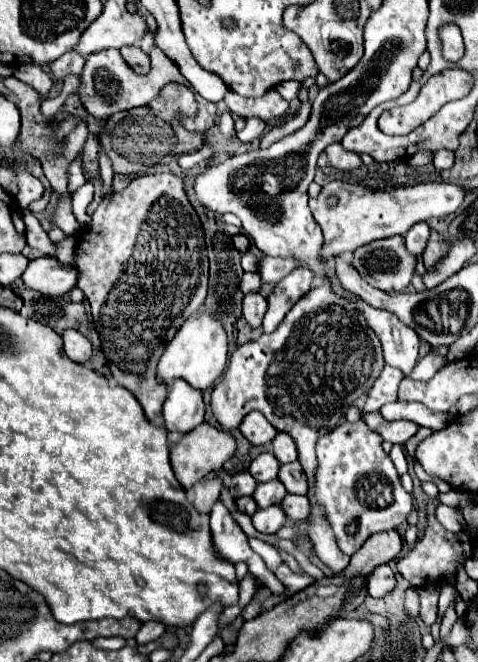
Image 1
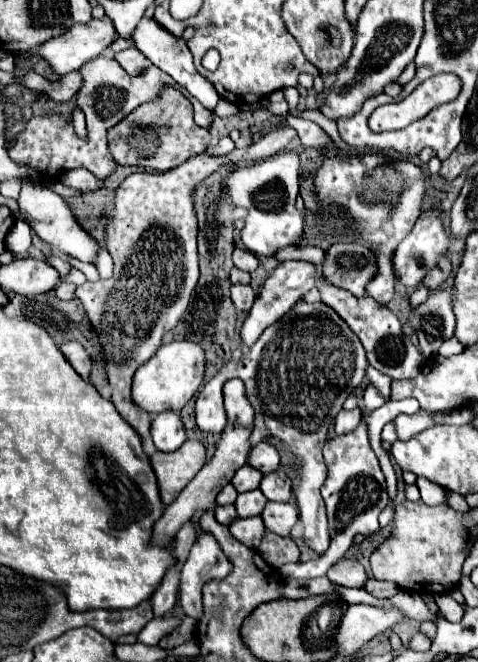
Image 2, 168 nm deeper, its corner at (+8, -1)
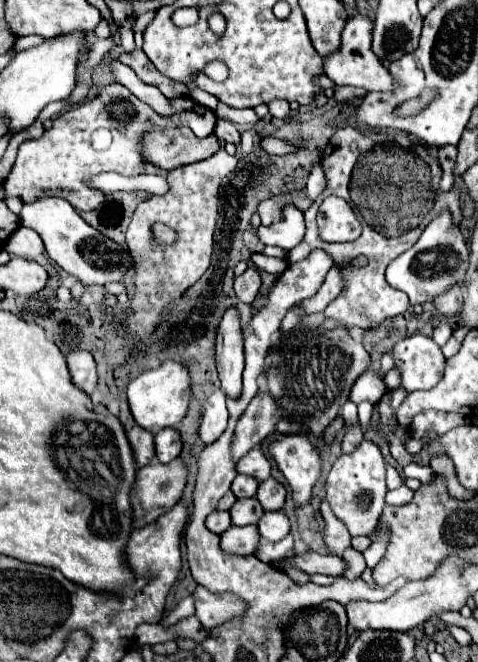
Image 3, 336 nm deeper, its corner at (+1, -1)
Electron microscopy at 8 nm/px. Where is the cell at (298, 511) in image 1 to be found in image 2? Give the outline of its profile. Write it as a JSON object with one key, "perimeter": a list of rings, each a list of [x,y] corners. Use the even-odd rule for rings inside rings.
{"perimeter":[[[289,501],[289,503],[267,503],[267,507],[261,513],[261,519],[263,519],[267,531],[281,535],[281,537],[287,537],[291,527],[299,521],[299,509],[293,501]]]}

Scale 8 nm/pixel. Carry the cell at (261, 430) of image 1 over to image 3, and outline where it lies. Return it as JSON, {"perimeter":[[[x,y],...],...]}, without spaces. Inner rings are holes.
{"perimeter":[[[228,309],[218,329],[216,343],[216,365],[222,381],[222,391],[238,399],[242,393],[242,371],[244,371],[244,349],[238,309]]]}

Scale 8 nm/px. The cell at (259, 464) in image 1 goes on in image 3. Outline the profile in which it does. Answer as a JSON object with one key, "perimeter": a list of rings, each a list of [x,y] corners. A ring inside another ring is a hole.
{"perimeter":[[[236,475],[236,479],[232,481],[232,491],[238,499],[242,497],[254,497],[258,489],[258,481],[254,477],[248,475]]]}

